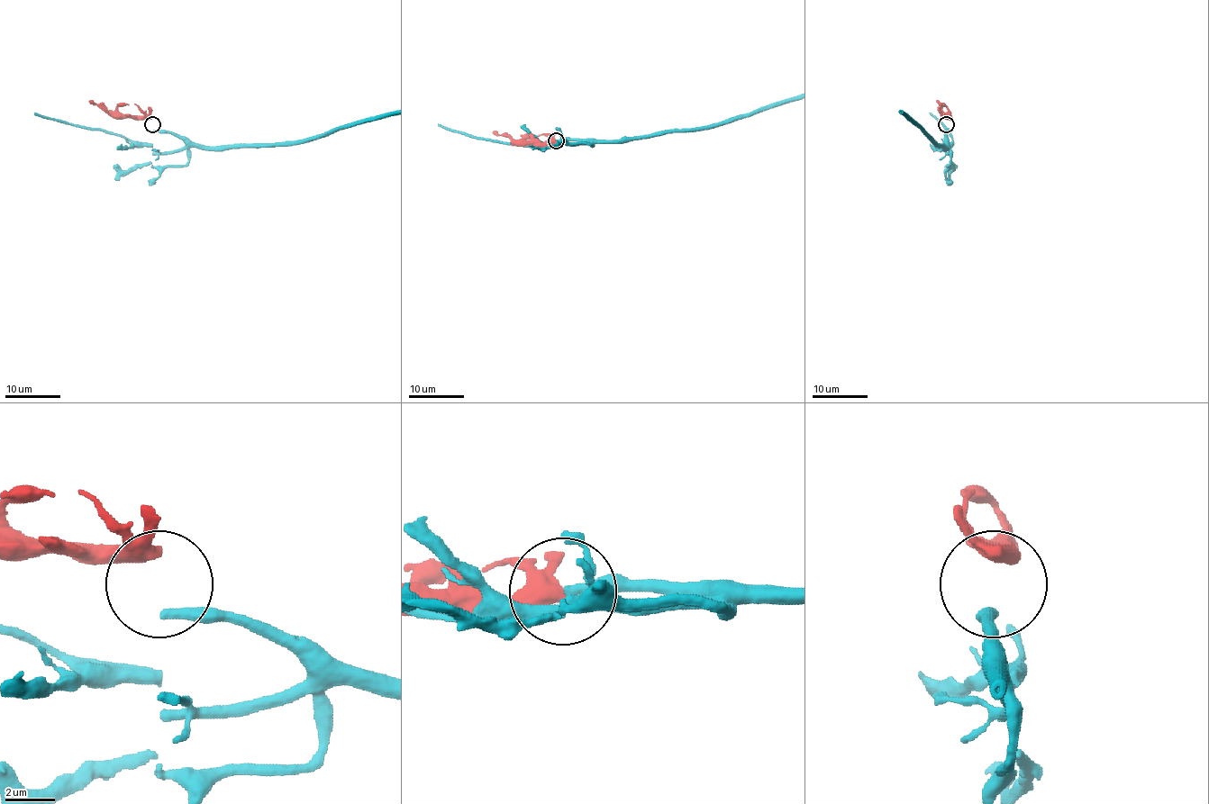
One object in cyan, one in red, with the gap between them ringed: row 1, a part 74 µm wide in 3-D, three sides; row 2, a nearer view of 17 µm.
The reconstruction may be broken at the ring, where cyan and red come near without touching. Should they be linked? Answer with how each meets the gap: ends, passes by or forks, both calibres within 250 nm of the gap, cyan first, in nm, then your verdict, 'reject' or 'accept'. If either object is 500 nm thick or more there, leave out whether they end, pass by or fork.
400/700 nm | accept

